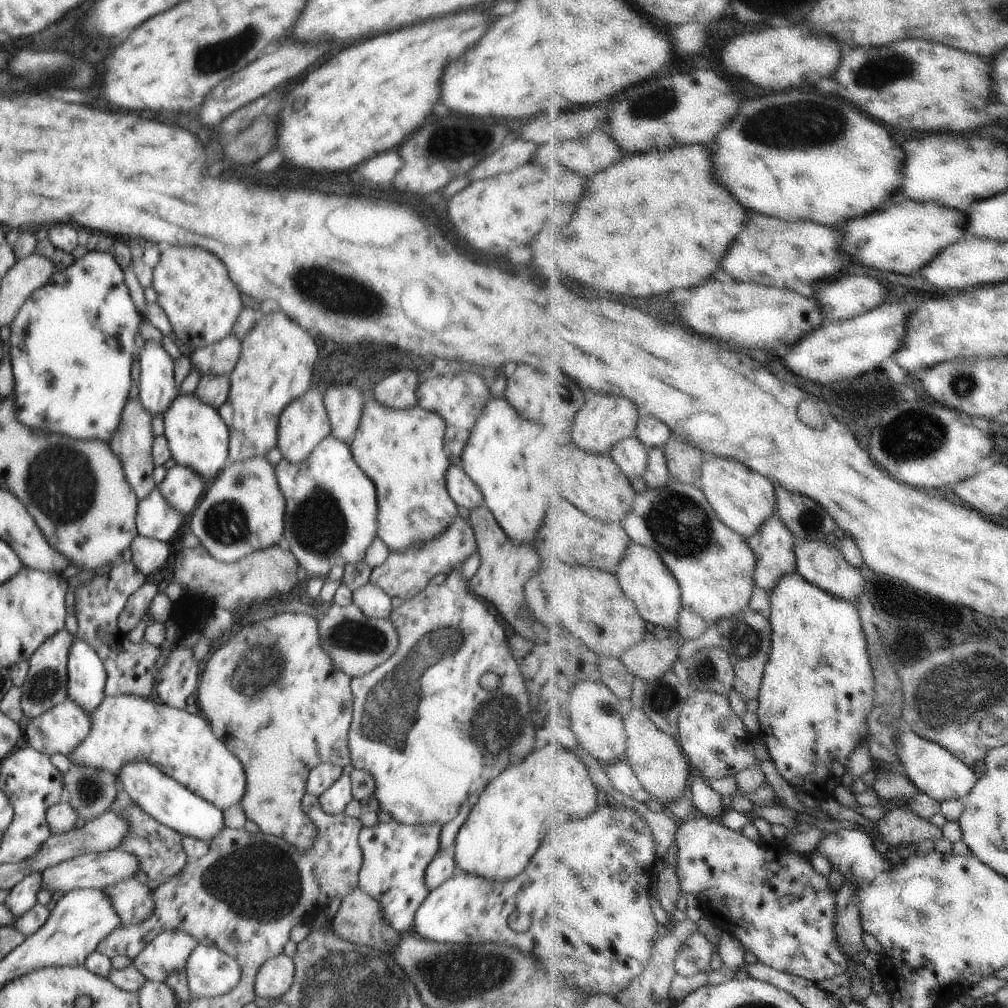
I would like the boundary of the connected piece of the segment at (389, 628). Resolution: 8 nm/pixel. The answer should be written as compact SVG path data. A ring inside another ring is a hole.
M332 603L318 618L318 634L324 654L328 654L334 666L352 679L364 676L382 662L386 662L398 646L398 634L394 624L389 619L367 618L356 604L338 606Z

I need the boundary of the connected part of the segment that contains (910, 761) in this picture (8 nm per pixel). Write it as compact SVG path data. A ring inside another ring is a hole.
M910 727L904 730L901 740L898 739L897 741L900 745L899 755L906 774L921 792L928 793L941 803L954 799L964 800L964 798L973 793L981 776L975 770L972 770L972 767L968 766L968 763L965 763L963 759L959 759L951 750L948 750L940 743L920 736Z

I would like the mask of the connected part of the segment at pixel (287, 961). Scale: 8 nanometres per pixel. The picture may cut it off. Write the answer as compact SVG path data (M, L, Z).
M284 953L268 959L257 972L254 984L255 997L260 997L263 1002L269 999L278 1000L282 994L285 994L292 987L295 975L295 964L293 958Z

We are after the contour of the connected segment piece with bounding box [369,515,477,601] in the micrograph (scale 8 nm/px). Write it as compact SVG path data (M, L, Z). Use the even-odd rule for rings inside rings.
M459 515L440 536L420 544L412 546L409 551L402 554L391 553L384 564L371 570L369 583L382 588L388 597L400 597L402 600L410 600L425 590L428 582L437 574L448 575L452 570L461 568L462 563L472 552L476 552L474 532L468 520Z

